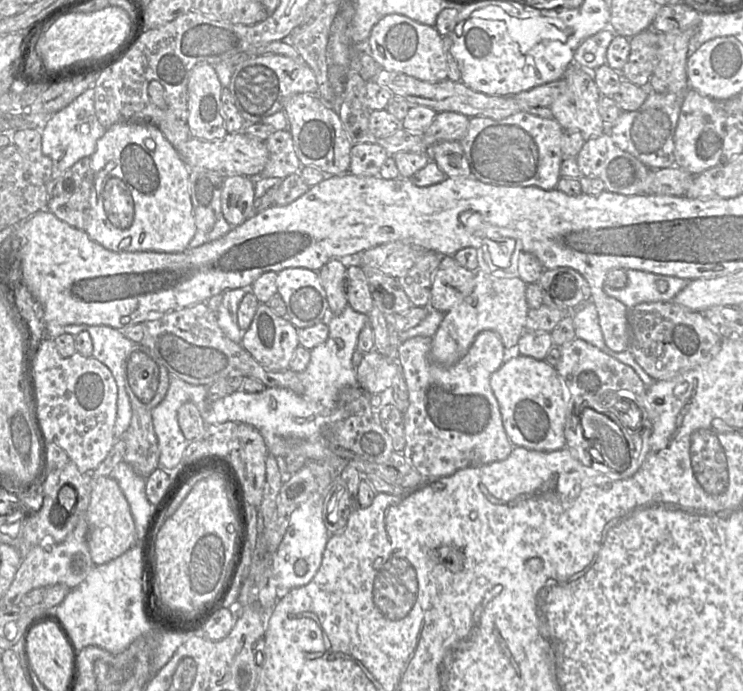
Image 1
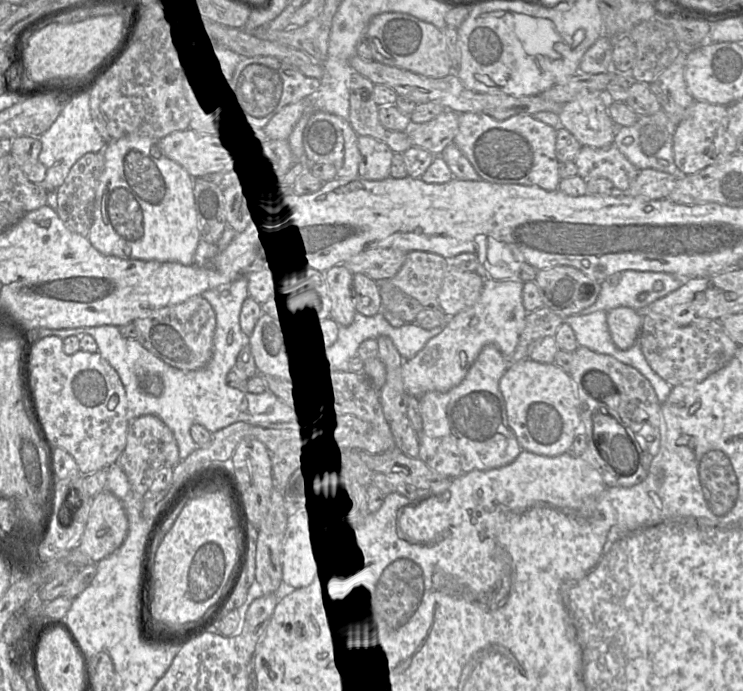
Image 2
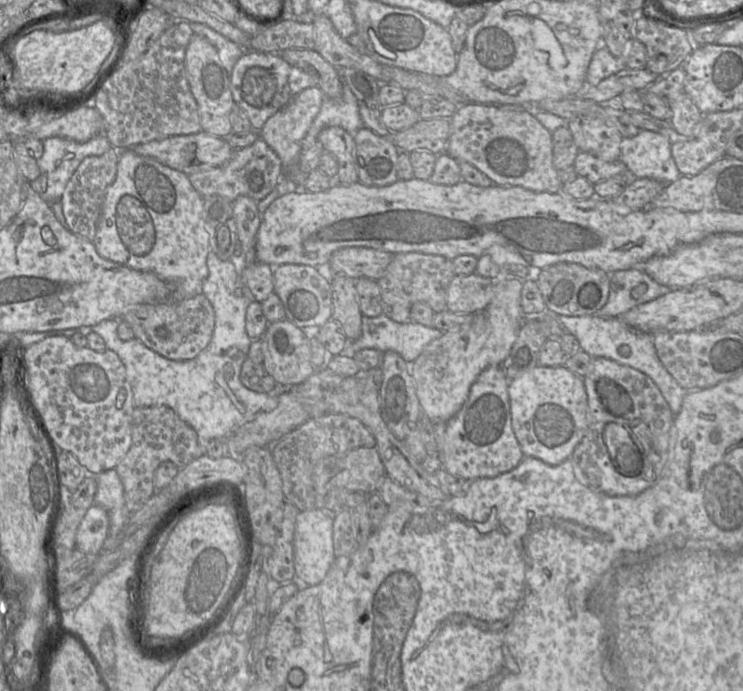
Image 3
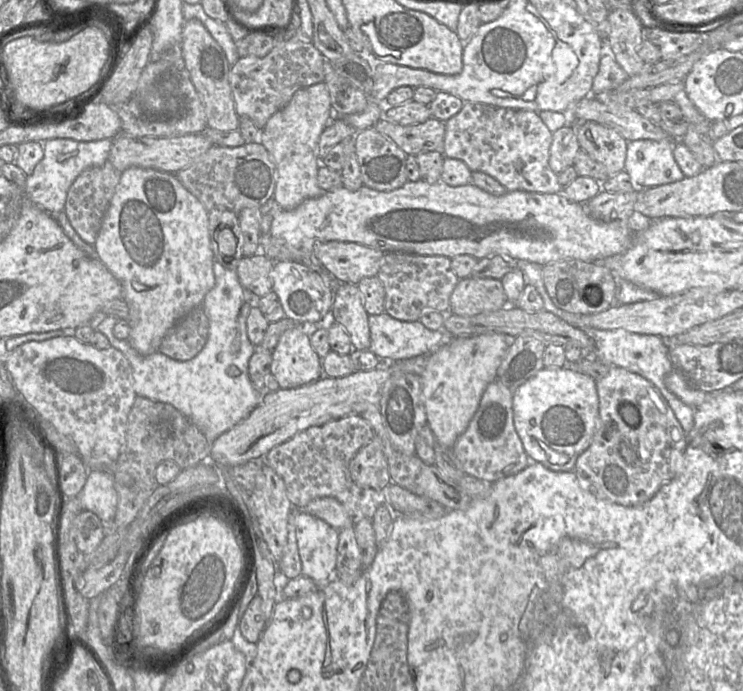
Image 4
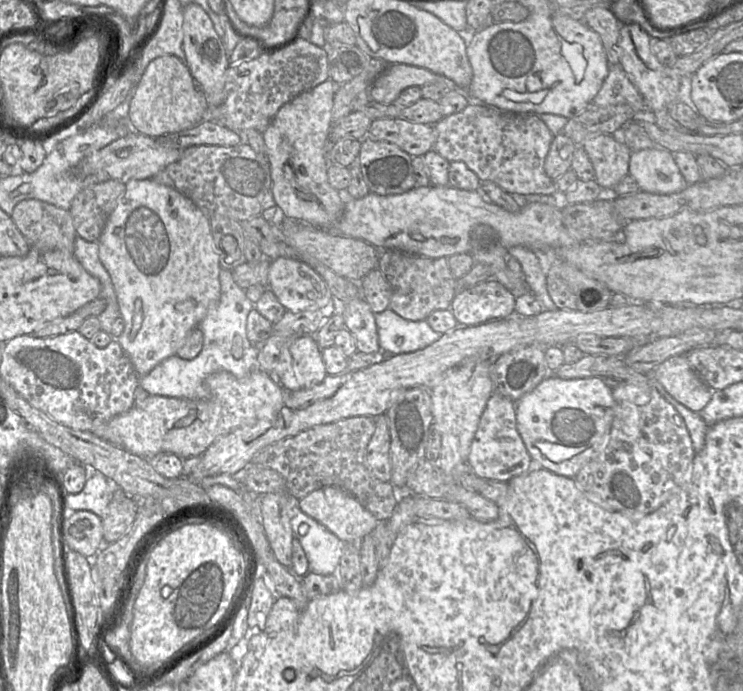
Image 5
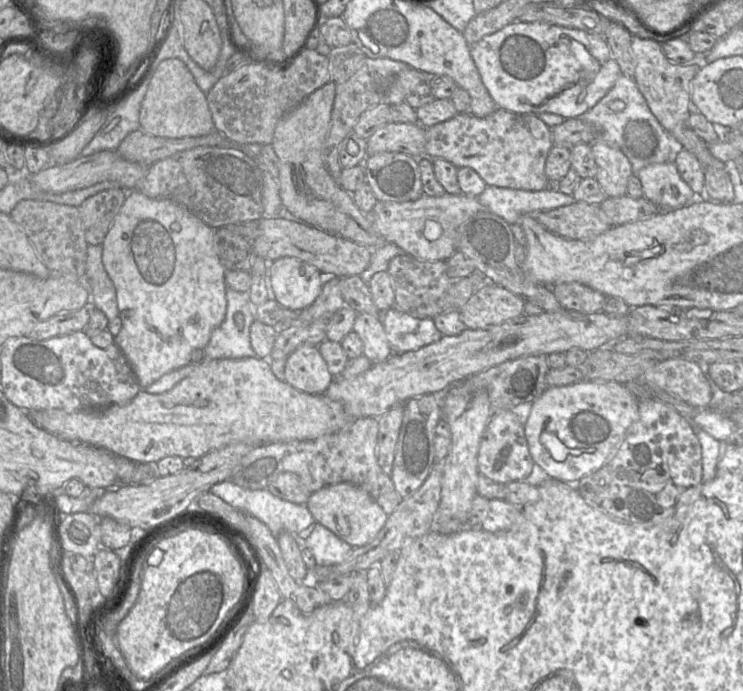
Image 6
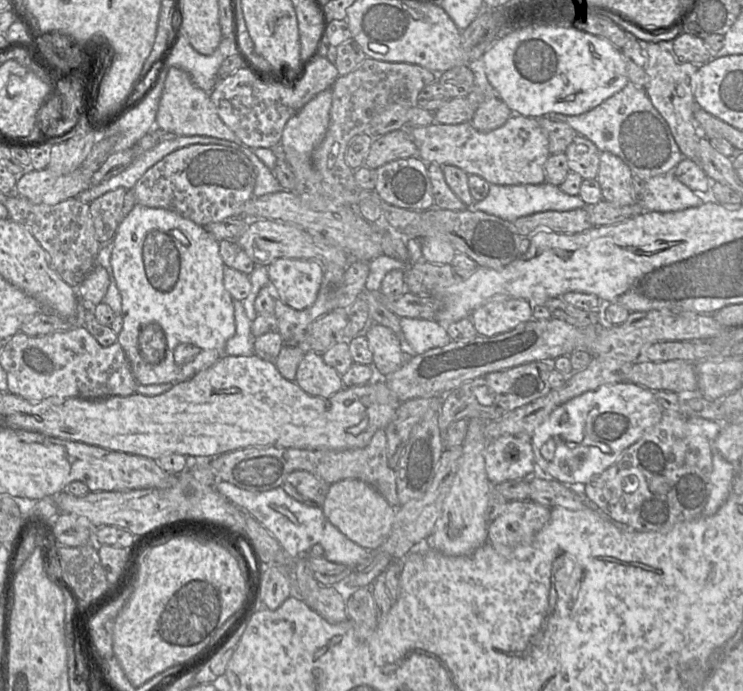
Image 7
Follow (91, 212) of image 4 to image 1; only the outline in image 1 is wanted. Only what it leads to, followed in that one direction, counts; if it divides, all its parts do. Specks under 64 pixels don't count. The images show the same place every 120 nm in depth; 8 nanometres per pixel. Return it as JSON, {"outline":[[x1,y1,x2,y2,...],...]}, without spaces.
{"outline":[[90,157,77,161,56,180,47,208,70,226,85,231,93,183]]}

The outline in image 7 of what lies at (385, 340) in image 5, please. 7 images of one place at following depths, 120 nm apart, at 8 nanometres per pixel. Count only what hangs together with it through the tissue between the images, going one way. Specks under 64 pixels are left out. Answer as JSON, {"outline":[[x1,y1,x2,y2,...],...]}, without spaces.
{"outline":[[400,318,405,339,416,354,447,345,452,339,435,319]]}

